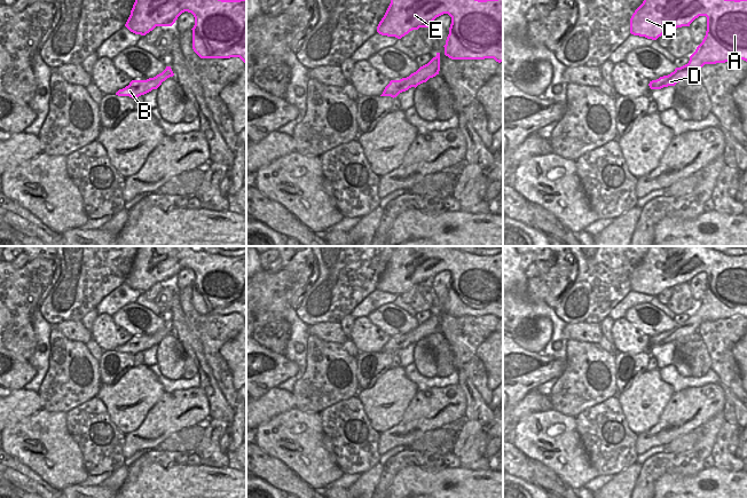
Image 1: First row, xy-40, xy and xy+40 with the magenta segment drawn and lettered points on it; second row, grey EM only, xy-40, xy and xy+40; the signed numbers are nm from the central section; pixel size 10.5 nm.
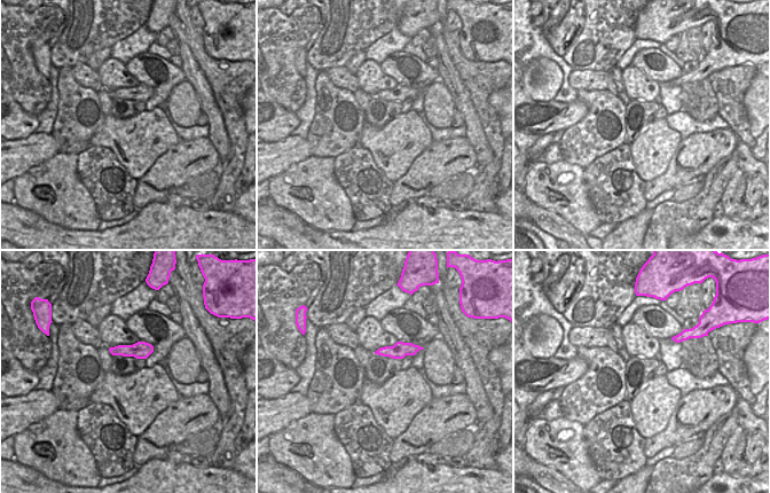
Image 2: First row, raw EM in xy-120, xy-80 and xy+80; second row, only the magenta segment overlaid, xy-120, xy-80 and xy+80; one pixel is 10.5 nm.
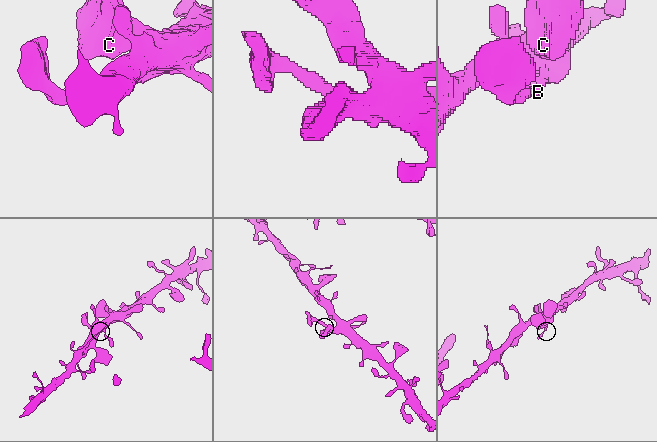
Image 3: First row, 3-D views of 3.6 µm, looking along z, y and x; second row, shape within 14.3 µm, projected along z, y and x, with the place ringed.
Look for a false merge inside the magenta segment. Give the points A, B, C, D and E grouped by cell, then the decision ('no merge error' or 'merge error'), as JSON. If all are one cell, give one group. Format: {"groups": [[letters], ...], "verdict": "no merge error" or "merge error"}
{"groups": [["A", "B", "C", "D", "E"]], "verdict": "no merge error"}

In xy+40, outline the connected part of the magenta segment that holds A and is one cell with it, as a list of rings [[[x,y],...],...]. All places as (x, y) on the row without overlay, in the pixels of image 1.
[[[648,246],[643,260],[630,275],[630,290],[656,297],[677,284],[690,283],[699,272],[707,274],[707,287],[702,299],[690,313],[687,321],[676,324],[668,332],[650,338],[651,346],[675,342],[682,337],[698,332],[705,321],[725,319],[732,316],[747,318],[747,255],[725,255],[710,246]]]

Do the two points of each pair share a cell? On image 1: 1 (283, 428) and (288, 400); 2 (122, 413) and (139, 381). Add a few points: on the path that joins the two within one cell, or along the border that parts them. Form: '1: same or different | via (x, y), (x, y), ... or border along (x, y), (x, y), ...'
1: different | border along (293, 406), (261, 424)
2: same | via (115, 406), (131, 389)

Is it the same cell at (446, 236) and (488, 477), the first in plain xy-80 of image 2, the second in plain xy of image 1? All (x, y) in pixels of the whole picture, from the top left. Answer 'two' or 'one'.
one

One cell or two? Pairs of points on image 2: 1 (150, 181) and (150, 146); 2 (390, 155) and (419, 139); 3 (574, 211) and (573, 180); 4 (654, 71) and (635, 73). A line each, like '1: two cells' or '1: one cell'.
1: two cells
2: one cell
3: one cell
4: two cells

